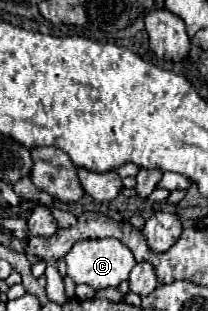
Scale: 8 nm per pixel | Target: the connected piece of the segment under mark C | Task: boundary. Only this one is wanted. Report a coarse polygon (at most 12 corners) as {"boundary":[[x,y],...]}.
{"boundary":[[84,239],[66,253],[78,285],[118,287],[136,265],[118,239]]}

